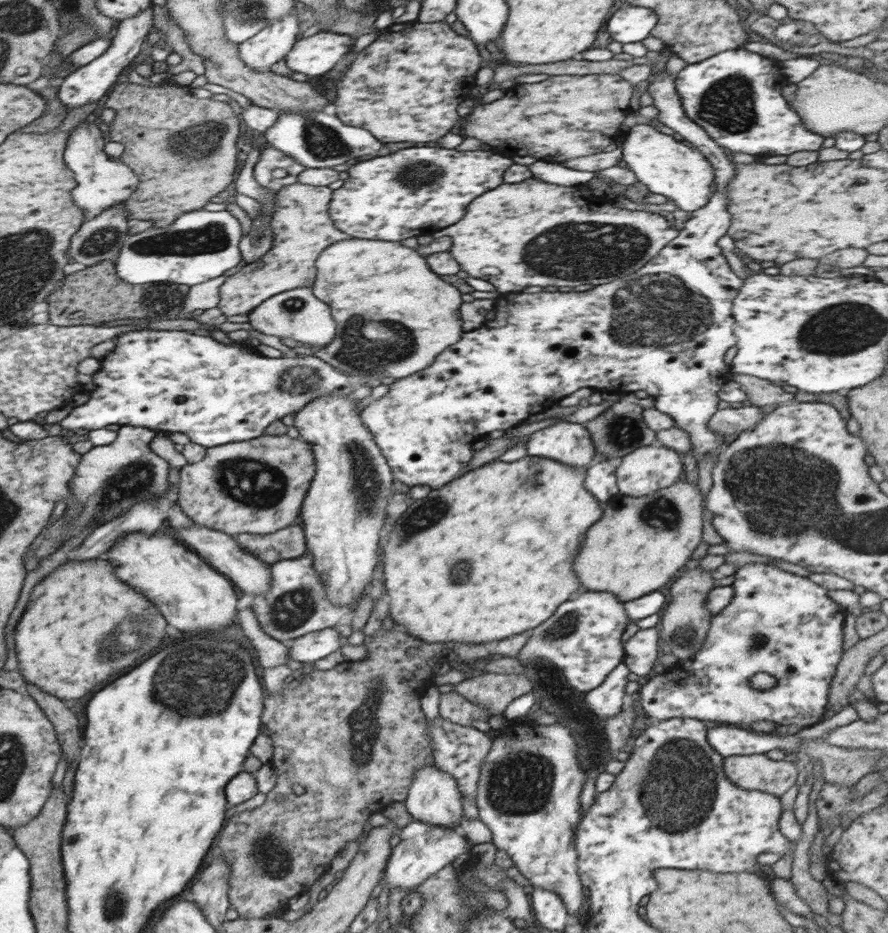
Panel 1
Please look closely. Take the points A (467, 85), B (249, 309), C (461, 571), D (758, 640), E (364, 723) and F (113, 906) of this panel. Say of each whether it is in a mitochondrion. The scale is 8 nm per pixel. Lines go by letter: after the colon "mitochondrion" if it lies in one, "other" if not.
A: other
B: other
C: mitochondrion
D: mitochondrion
E: mitochondrion
F: mitochondrion

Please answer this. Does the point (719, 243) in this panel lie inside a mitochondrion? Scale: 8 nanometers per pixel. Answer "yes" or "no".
no

